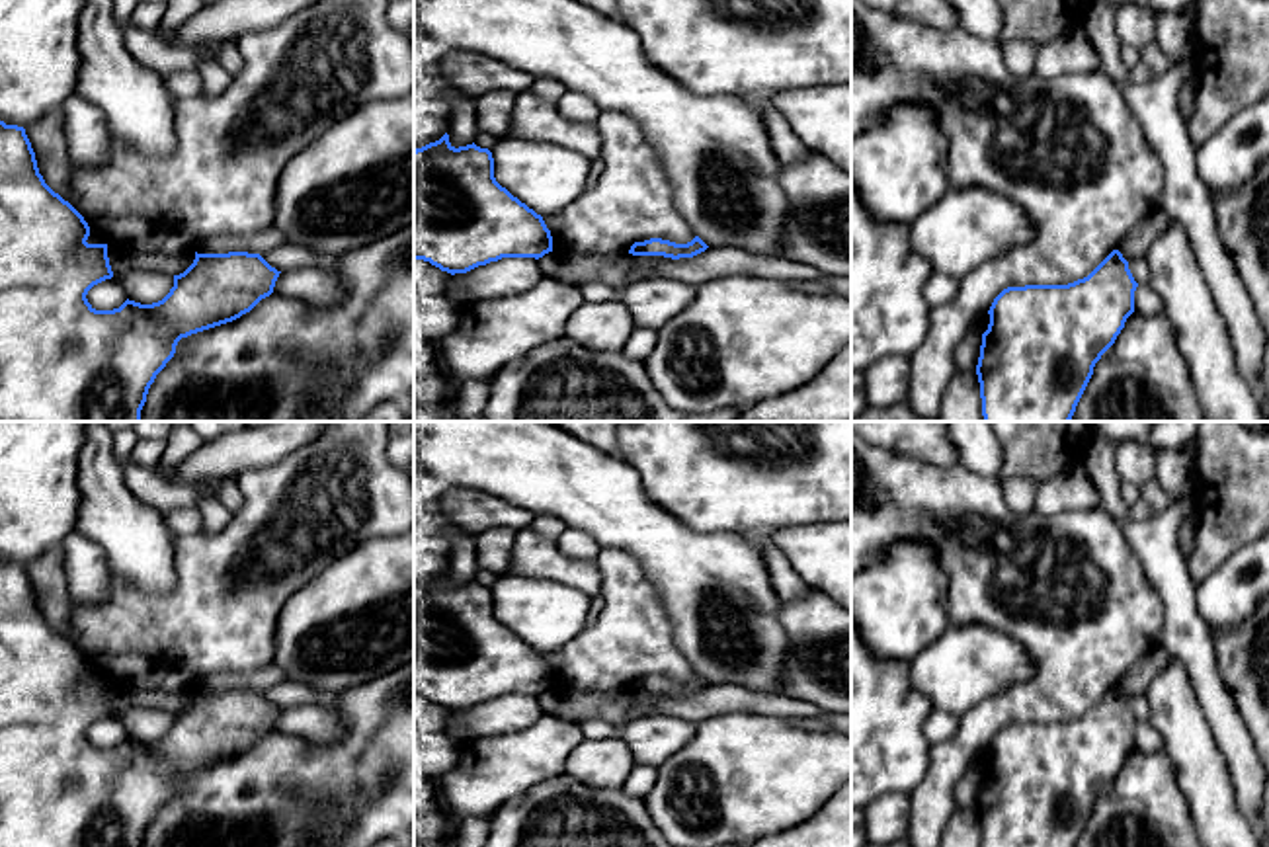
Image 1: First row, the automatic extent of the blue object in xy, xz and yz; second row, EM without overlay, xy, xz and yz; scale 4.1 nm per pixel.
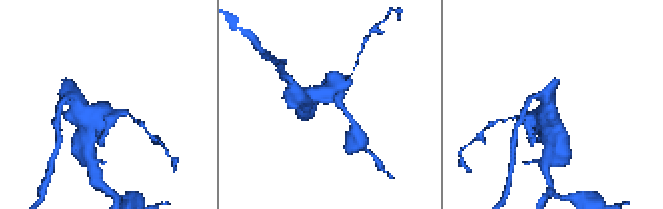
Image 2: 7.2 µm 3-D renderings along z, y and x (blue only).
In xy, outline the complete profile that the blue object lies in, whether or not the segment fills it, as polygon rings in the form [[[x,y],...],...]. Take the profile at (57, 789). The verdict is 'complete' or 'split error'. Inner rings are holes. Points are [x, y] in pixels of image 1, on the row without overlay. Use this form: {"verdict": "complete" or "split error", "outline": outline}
{"verdict": "complete", "outline": [[[0,558],[0,847],[143,847],[146,831],[156,812],[174,794],[182,775],[232,759],[250,749],[262,736],[273,730],[281,708],[271,705],[260,691],[228,689],[228,691],[197,691],[193,701],[180,712],[174,712],[170,730],[152,742],[125,738],[113,747],[96,747],[86,732],[88,728],[113,714],[107,681],[88,681],[90,664],[84,654],[43,617],[37,605],[35,589],[23,564]]]}

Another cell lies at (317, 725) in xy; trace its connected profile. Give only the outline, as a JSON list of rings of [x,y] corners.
[[[297,705],[279,710],[271,732],[326,746],[340,742],[348,734],[348,722],[334,708]]]

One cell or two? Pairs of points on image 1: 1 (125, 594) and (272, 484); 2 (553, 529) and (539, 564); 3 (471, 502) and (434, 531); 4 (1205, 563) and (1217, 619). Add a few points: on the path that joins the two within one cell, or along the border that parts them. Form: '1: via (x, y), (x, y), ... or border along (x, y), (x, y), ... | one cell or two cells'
1: via (168, 604), (178, 604), (254, 527) | one cell
2: border along (530, 525), (555, 539) | two cells
3: border along (438, 492), (442, 510), (469, 533) | two cells
4: border along (1242, 545), (1195, 586) | two cells

